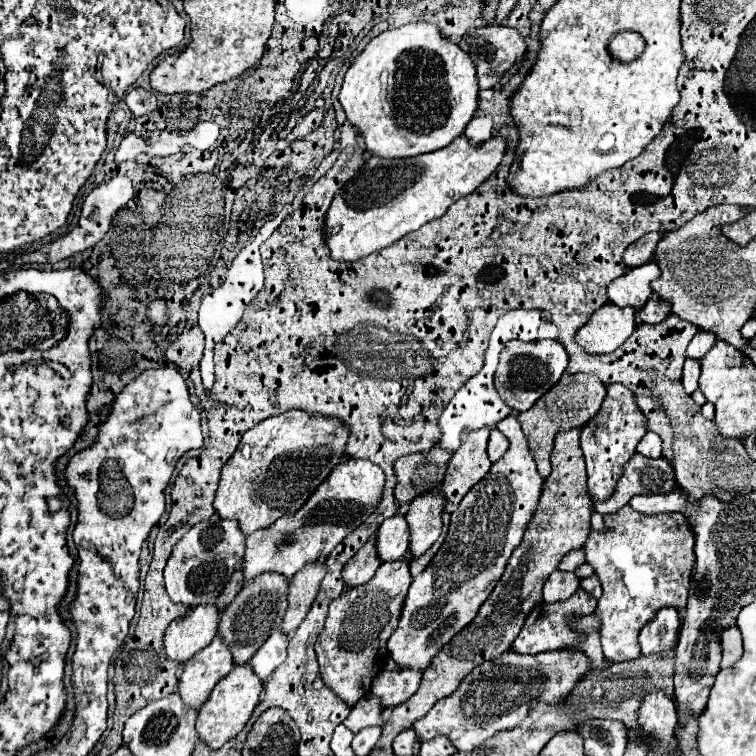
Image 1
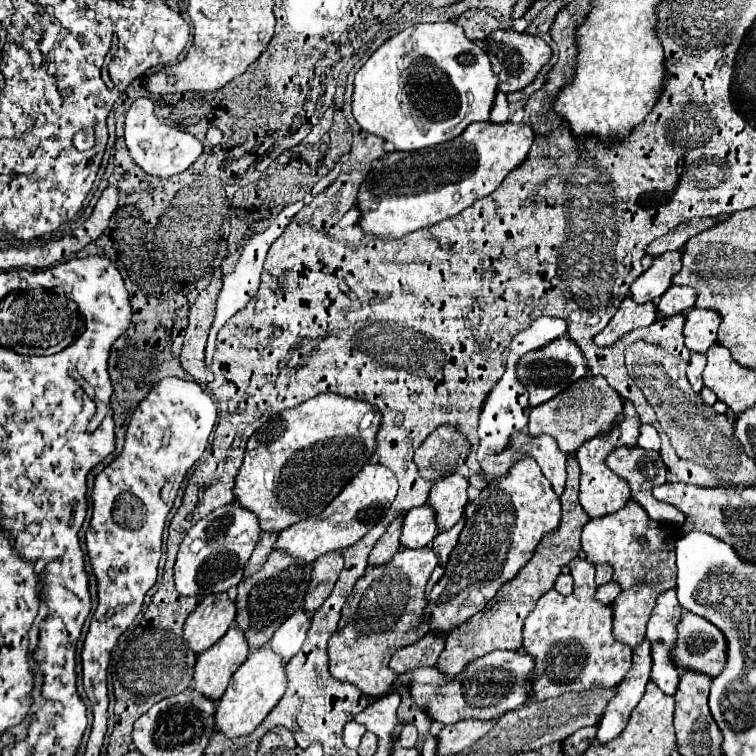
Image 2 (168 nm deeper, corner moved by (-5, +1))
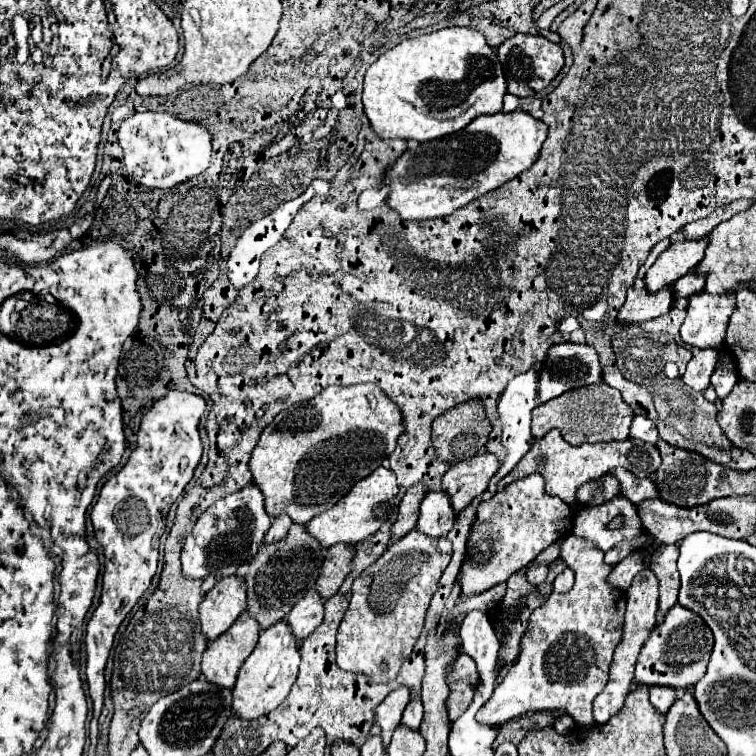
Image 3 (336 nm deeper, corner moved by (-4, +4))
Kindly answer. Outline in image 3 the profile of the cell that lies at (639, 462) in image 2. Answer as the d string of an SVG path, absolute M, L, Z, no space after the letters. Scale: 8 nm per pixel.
M550 430L546 434L546 438L536 440L530 448L530 452L520 460L520 464L504 478L500 480L500 488L506 488L508 484L512 484L514 480L526 478L530 474L540 474L544 478L544 490L548 496L558 496L560 500L564 500L570 508L574 508L576 512L583 508L582 502L576 498L576 490L584 484L594 480L596 476L604 476L610 468L622 466L626 470L630 470L634 476L638 478L648 478L656 472L656 468L660 466L660 452L656 446L646 444L646 442L638 442L634 438L628 438L624 442L608 442L608 444L582 444L582 446L572 446L568 444L558 430Z

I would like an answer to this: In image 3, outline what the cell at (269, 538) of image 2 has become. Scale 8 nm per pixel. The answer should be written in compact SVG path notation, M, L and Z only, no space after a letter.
M276 516L274 522L272 522L272 526L270 526L270 530L268 530L268 534L266 534L266 538L264 538L264 542L272 544L272 542L282 540L286 536L290 524L292 524L290 516Z

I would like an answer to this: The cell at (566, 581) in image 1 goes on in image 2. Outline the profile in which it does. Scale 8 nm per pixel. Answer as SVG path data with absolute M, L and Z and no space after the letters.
M559 575L557 581L555 581L555 589L561 593L561 595L571 595L573 593L573 579L571 575Z

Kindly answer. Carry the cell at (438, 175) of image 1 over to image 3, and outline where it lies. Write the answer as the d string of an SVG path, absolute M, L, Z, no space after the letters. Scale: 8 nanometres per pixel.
M522 110L478 116L478 120L472 120L462 132L406 150L390 168L388 204L402 220L430 220L452 214L530 168L534 160L538 160L546 132L548 126L542 120Z

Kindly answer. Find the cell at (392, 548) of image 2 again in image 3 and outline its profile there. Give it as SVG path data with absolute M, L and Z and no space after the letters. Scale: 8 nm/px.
M414 484L408 488L406 496L400 502L400 512L398 512L398 520L392 526L392 538L398 540L402 538L406 532L410 532L416 522L418 522L418 504L422 502L422 496L426 496L426 488L422 488L422 484Z

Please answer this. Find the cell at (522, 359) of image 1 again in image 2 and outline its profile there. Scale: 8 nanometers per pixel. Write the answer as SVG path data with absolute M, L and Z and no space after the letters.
M567 337L555 339L541 349L525 353L517 363L517 377L519 377L519 381L523 381L523 385L529 391L531 407L537 407L537 405L549 401L551 397L555 397L557 393L565 391L573 383L573 379L577 381L577 379L585 377L585 373L587 373L587 361L585 361L581 349Z

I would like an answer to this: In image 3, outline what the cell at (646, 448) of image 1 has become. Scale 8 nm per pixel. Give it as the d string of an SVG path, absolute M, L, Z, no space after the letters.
M634 416L632 426L630 426L630 438L636 438L648 444L656 444L658 442L656 424L646 416Z

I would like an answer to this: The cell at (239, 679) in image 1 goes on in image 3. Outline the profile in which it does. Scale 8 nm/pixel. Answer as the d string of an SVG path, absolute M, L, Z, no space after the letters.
M280 620L278 624L272 624L270 628L260 630L260 640L254 652L248 656L248 660L240 668L240 674L232 692L234 696L232 710L246 720L256 720L272 712L288 696L298 676L298 666L300 666L300 640L290 632L290 626L286 624L286 620Z

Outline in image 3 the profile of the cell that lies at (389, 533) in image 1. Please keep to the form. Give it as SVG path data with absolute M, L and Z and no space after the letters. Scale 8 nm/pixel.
M428 492L428 496L420 504L418 532L426 536L446 536L456 522L456 512L450 508L450 500L446 500L446 492Z

